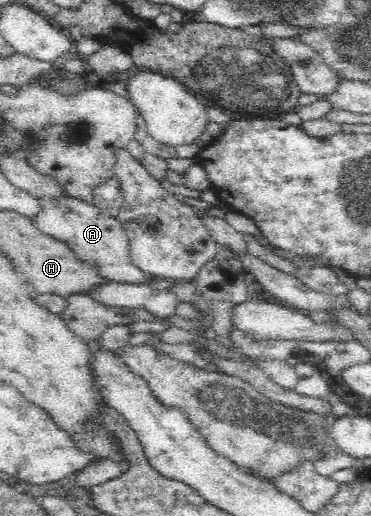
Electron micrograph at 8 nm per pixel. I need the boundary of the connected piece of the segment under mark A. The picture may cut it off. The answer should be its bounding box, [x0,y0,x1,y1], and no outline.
[30,194,150,284]

